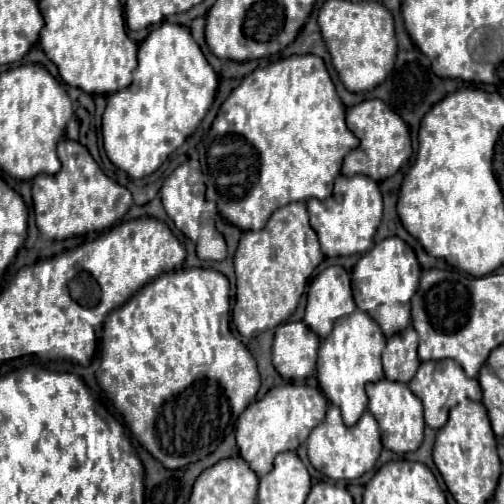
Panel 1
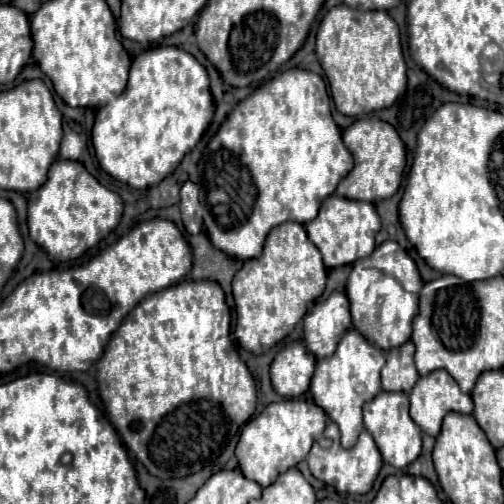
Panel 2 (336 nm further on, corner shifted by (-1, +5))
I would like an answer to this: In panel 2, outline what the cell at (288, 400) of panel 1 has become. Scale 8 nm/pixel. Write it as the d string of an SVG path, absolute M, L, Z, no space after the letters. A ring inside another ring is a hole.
M310 398L272 402L270 406L264 408L264 412L252 418L240 434L236 446L236 458L242 474L248 480L258 482L262 488L270 486L270 482L274 482L278 474L294 468L308 456L312 442L322 434L324 426L326 426L324 410L318 408Z

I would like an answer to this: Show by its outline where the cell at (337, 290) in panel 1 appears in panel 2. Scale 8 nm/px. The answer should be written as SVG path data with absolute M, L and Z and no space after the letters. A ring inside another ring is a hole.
M332 292L324 302L316 302L304 316L304 342L316 358L334 354L342 334L352 328L348 298L344 292Z

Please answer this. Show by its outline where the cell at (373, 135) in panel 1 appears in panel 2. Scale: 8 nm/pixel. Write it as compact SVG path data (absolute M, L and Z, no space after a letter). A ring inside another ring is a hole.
M362 118L356 120L350 128L342 132L344 146L352 152L354 156L354 168L352 172L338 184L336 194L342 198L350 200L362 200L362 202L380 202L386 198L392 198L402 182L404 166L406 166L406 148L388 122L382 120L370 120Z

